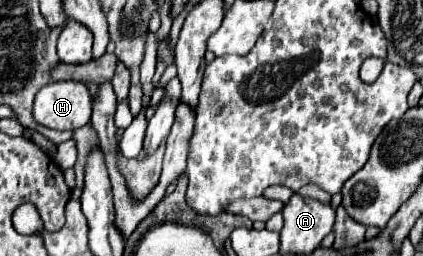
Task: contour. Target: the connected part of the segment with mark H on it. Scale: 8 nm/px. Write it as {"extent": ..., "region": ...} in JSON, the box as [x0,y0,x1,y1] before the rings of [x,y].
{"extent":[33,82,91,130],"region":[[[49,82],[33,102],[37,124],[55,130],[75,130],[91,118],[91,94],[83,82]]]}

